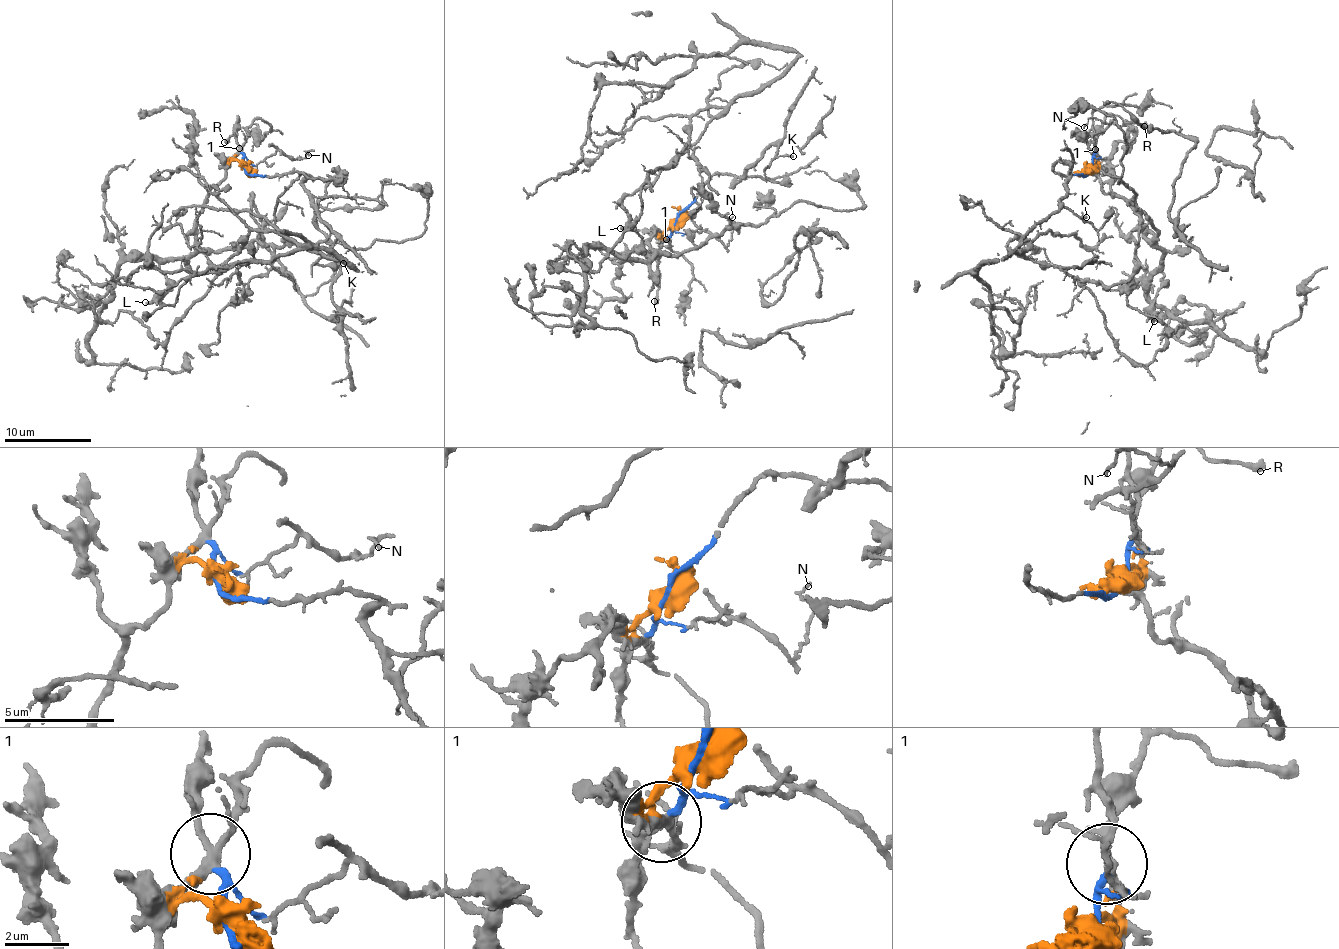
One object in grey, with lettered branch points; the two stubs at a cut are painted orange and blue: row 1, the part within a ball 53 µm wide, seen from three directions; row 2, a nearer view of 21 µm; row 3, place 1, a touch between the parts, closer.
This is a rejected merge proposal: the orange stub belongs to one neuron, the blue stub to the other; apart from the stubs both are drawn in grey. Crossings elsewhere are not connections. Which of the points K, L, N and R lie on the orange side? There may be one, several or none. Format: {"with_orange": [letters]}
{"with_orange": ["L"]}

